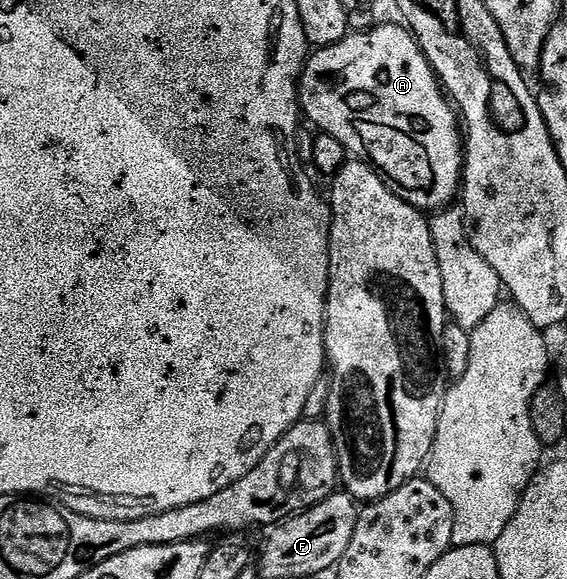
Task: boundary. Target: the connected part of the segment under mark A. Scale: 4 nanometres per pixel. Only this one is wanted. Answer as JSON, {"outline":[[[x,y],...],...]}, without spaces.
{"outline":[[[403,24],[380,25],[377,29],[366,30],[365,33],[352,31],[338,43],[328,45],[324,49],[316,49],[309,56],[304,66],[298,88],[300,90],[300,108],[303,116],[307,120],[309,117],[317,125],[315,128],[319,132],[334,135],[334,139],[338,139],[338,143],[342,143],[344,150],[355,160],[364,161],[370,168],[376,170],[376,174],[386,183],[386,187],[390,187],[390,191],[394,191],[394,195],[398,195],[398,199],[410,203],[410,207],[421,211],[439,211],[449,203],[455,202],[452,201],[455,197],[457,200],[464,179],[464,151],[466,148],[465,142],[462,140],[461,130],[458,128],[458,113],[448,94],[444,92],[439,77],[432,69],[432,64],[425,59],[424,53],[420,49],[420,44],[416,42],[415,37]]]}

